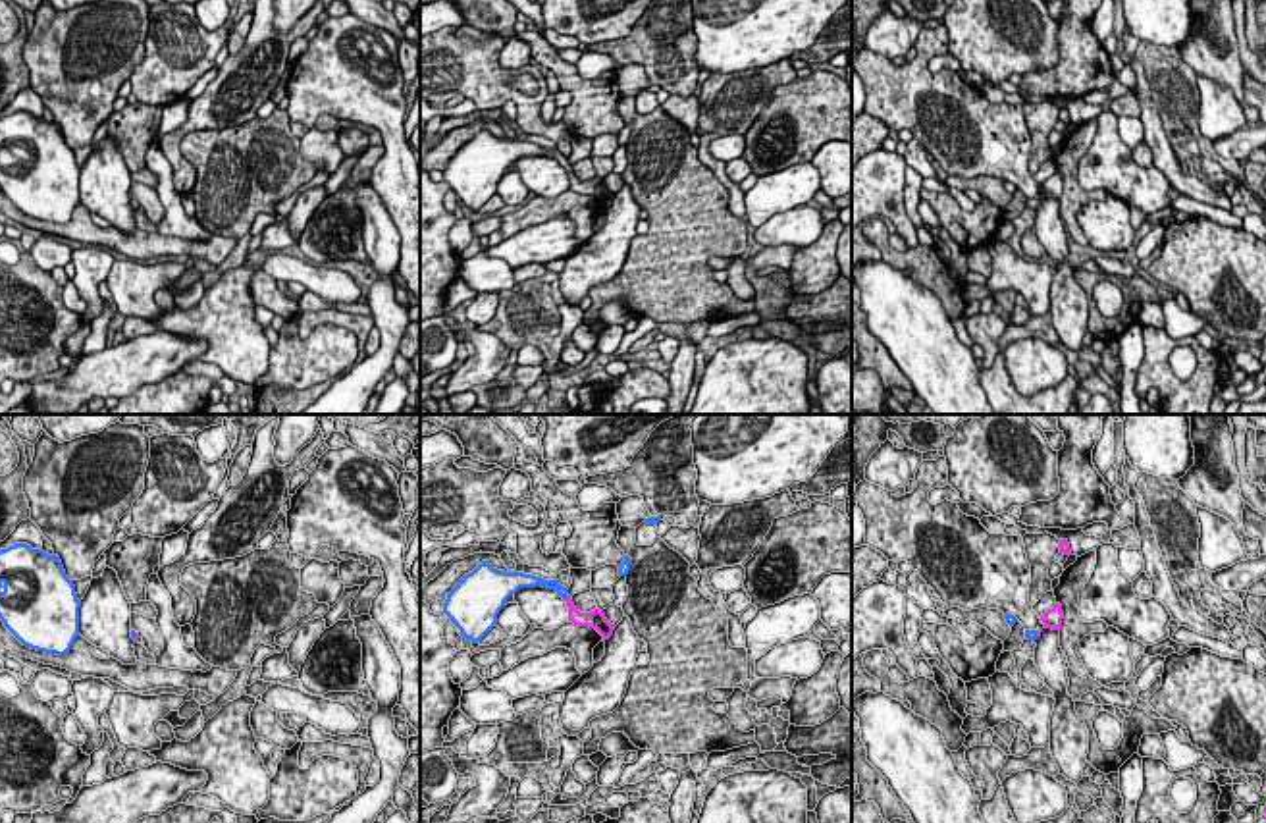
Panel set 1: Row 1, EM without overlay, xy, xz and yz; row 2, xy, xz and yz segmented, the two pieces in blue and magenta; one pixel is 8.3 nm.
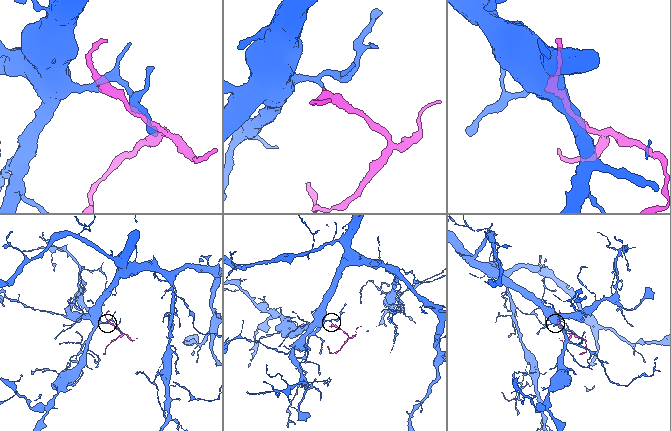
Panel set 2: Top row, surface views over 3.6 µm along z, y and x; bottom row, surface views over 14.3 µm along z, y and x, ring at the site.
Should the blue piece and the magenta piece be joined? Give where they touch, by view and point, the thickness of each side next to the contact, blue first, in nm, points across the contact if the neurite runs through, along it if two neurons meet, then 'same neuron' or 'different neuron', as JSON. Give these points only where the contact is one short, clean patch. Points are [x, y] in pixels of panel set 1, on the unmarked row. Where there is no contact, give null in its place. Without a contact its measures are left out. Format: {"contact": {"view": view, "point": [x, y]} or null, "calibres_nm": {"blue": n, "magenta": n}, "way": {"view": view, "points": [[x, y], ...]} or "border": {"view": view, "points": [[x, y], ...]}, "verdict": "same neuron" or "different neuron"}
{"contact": {"view": "xz", "point": [567, 164]}, "calibres_nm": {"blue": 100, "magenta": 130}, "way": {"view": "xz", "points": [[552, 153], [567, 164], [571, 176], [582, 187]]}, "verdict": "same neuron"}

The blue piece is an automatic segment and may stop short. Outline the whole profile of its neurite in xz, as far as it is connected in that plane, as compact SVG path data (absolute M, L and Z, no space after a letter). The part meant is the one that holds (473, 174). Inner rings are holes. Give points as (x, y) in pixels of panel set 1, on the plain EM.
M482 129L472 141L464 143L457 154L447 162L443 181L461 199L461 204L478 212L495 193L497 183L505 175L507 168L520 156L543 154L555 158L568 175L568 189L578 195L595 197L603 208L609 208L615 193L611 193L603 179L593 177L580 181L565 154L559 148L543 148L524 141L505 141L493 137L488 129Z

